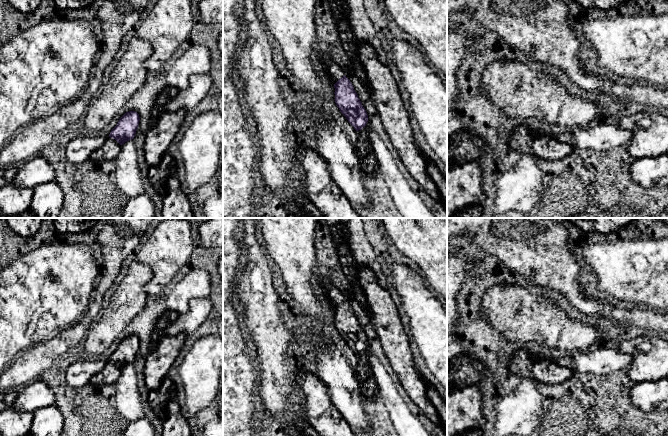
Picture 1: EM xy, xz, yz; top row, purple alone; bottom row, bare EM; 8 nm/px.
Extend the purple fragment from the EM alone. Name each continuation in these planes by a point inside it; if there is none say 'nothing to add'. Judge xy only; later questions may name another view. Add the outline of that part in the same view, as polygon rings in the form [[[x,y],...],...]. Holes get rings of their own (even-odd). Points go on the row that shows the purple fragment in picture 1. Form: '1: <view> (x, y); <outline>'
1: xy (110, 149); [[[109,137],[104,144],[95,152],[93,152],[89,158],[92,161],[104,161],[113,160],[117,157],[121,151],[122,145],[120,145],[115,139]]]

